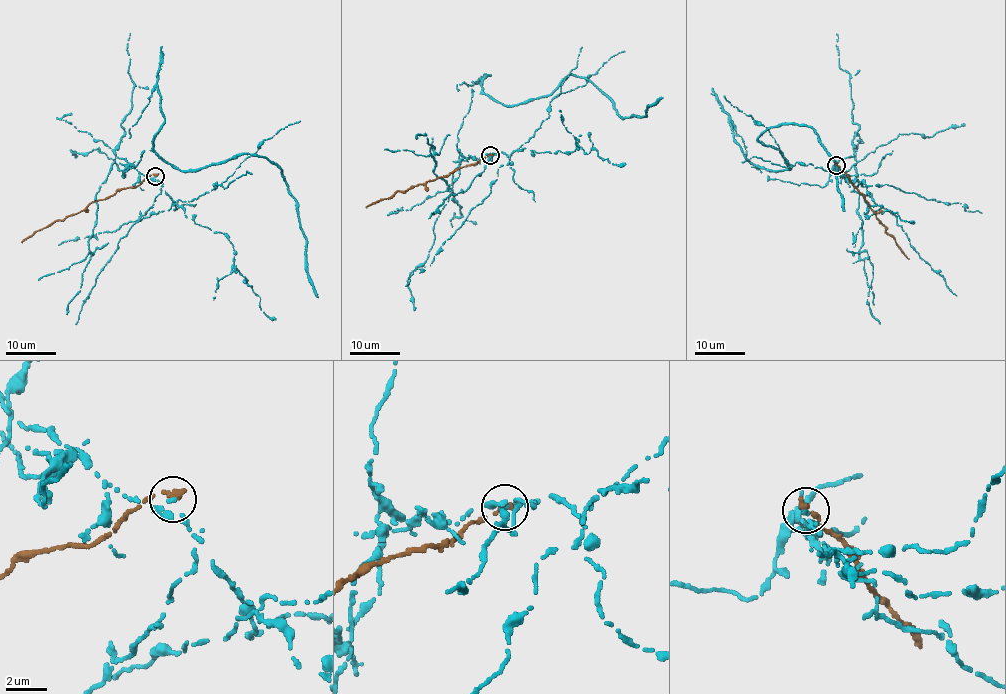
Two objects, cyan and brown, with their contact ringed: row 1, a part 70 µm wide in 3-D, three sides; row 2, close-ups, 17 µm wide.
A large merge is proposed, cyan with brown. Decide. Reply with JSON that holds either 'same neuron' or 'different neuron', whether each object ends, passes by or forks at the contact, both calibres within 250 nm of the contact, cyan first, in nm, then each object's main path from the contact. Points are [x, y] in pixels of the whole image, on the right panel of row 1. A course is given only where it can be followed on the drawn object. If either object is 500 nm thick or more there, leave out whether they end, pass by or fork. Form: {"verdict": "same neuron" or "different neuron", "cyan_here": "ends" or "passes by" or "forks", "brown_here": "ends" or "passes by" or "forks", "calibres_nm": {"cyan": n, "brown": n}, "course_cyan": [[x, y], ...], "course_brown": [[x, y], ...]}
{"verdict": "different neuron", "cyan_here": "ends", "brown_here": "ends", "calibres_nm": {"cyan": 240, "brown": 320}, "course_cyan": [[836, 165], [826, 186], [770, 179], [790, 166], [760, 133], [814, 130], [844, 211]], "course_brown": [[836, 165], [909, 259]]}

